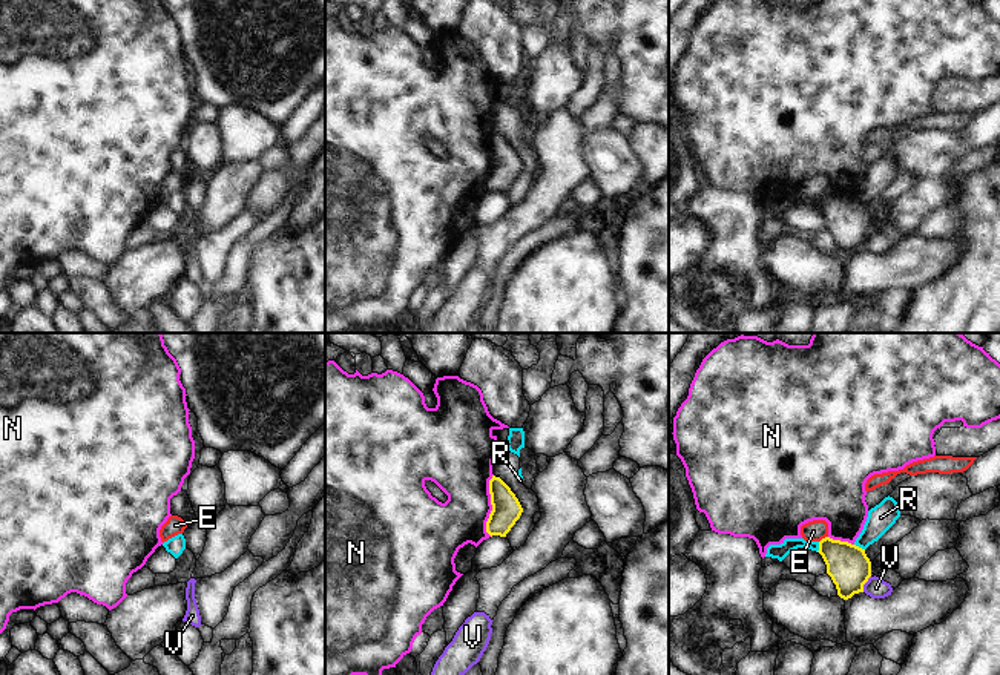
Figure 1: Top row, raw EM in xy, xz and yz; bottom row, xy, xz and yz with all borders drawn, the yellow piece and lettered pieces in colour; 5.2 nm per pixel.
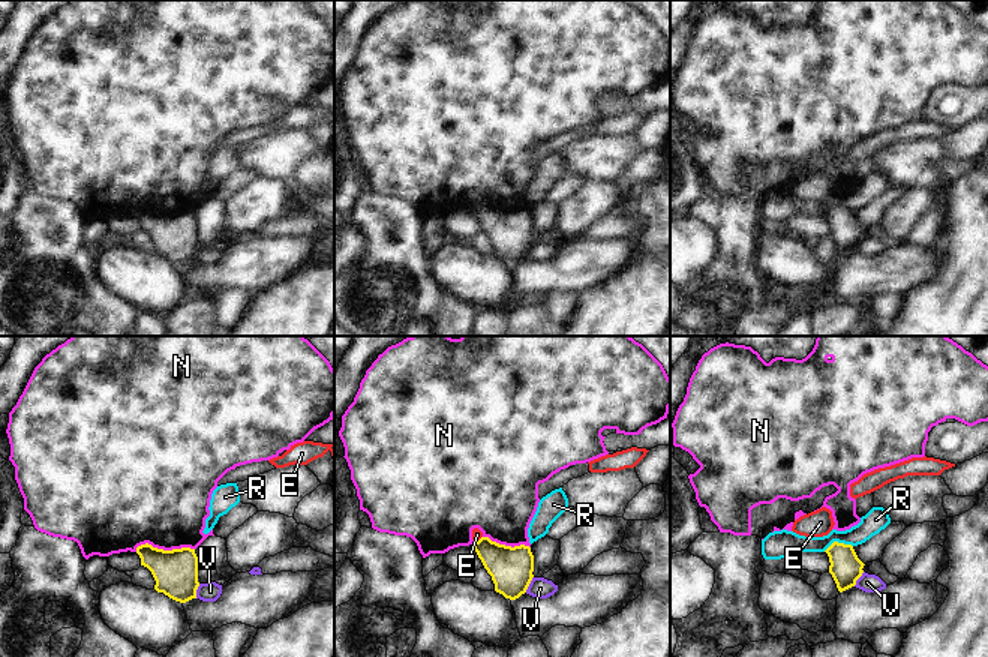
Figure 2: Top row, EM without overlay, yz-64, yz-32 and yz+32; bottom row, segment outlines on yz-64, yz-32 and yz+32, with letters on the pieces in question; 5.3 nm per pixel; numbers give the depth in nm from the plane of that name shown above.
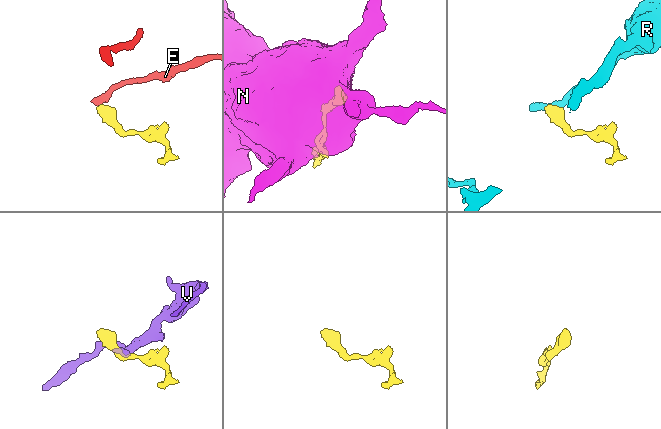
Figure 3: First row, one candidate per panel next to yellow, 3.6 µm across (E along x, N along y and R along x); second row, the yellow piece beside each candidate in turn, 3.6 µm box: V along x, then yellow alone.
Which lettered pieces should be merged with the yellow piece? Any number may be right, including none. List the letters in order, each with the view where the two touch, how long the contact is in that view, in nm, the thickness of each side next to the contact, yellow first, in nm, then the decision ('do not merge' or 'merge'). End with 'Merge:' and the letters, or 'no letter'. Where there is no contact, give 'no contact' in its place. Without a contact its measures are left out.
E: meets yellow in yz; contact 60 nm long; 220 nm thick on the yellow side, 110 nm on the other; do not merge
N: meets yellow in xz; contact 320 nm long; 160 nm thick on the yellow side, 320 nm on the other; do not merge
R: meets yellow in yz; contact 60 nm long; 220 nm thick on the yellow side, 80 nm on the other; do not merge
V: meets yellow in yz; contact 100 nm long; 220 nm thick on the yellow side, 110 nm on the other; do not merge
Merge: no letter

